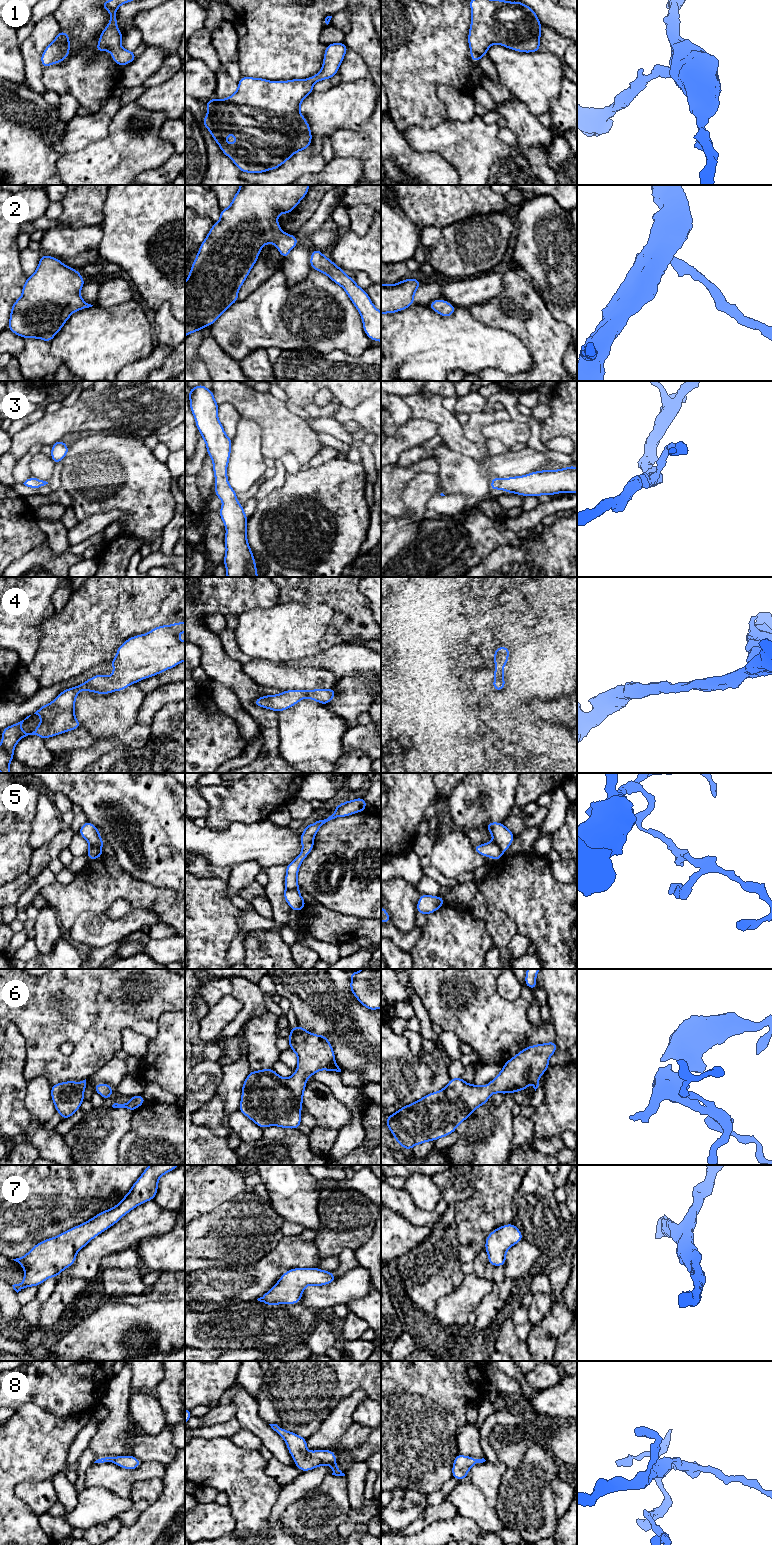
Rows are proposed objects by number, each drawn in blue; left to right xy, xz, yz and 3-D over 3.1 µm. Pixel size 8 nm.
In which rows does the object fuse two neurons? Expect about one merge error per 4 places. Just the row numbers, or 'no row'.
5

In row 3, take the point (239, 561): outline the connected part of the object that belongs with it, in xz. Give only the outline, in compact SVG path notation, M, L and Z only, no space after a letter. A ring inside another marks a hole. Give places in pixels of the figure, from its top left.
M203 384L191 388L188 395L195 424L213 462L216 487L214 495L224 504L218 513L226 527L226 553L223 560L226 576L258 577L256 561L247 540L248 517L227 478L232 439L226 435L218 419L219 404L214 399L213 391Z

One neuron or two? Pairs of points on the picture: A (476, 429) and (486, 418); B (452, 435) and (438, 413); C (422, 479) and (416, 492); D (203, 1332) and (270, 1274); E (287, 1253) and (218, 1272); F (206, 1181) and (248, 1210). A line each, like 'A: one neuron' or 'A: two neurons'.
A: one neuron
B: one neuron
C: one neuron
D: two neurons
E: one neuron
F: two neurons

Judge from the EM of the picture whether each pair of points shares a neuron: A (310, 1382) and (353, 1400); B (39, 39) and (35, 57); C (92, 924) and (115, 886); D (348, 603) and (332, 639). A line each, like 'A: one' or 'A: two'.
A: two
B: two
C: two
D: one

